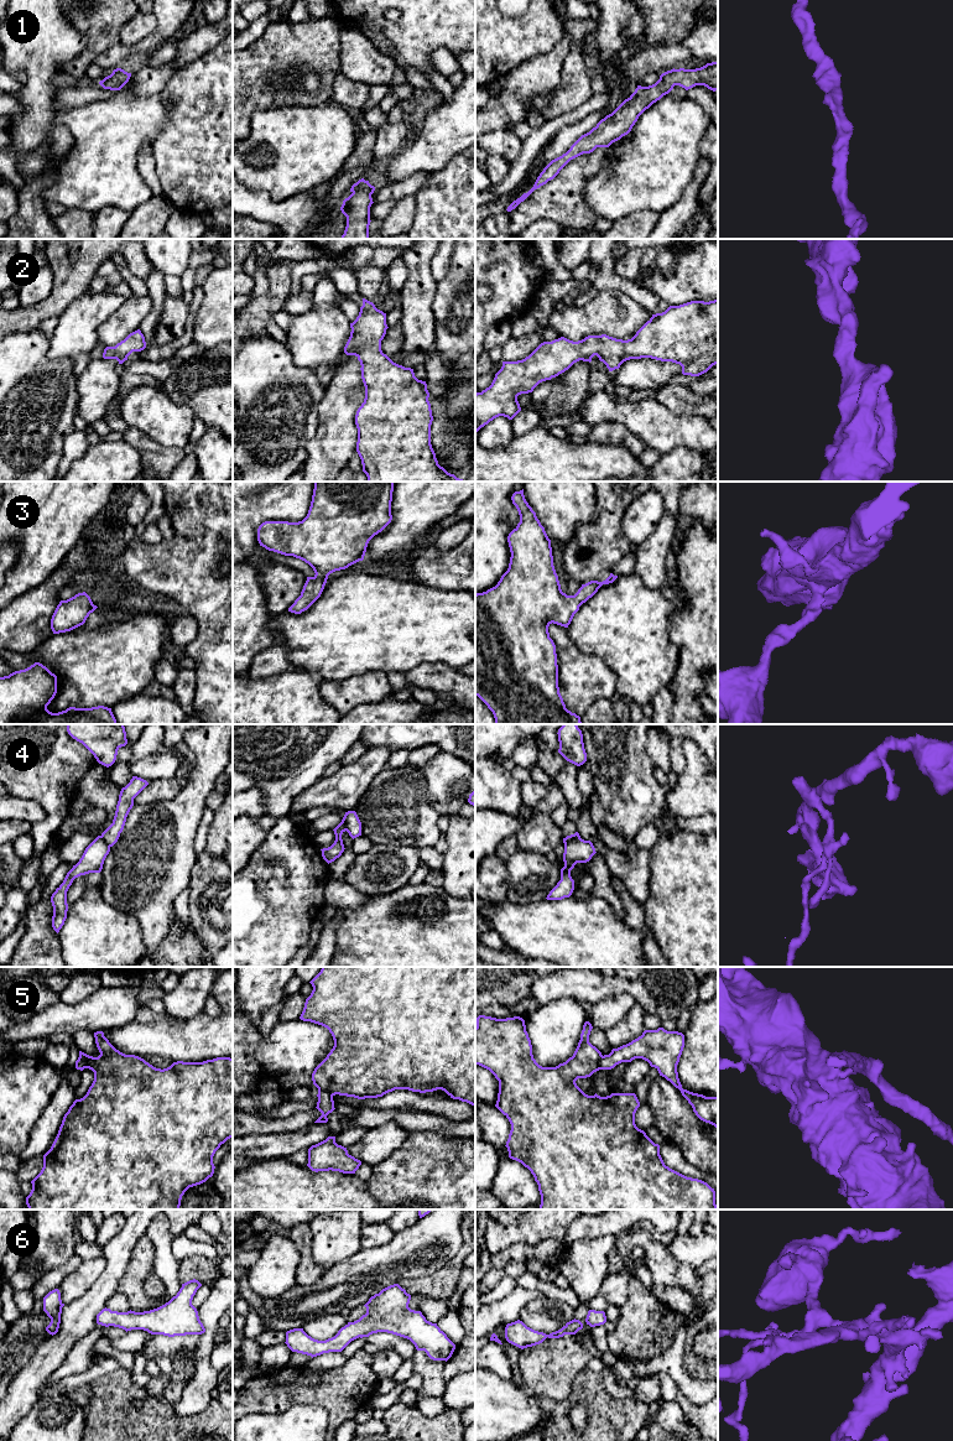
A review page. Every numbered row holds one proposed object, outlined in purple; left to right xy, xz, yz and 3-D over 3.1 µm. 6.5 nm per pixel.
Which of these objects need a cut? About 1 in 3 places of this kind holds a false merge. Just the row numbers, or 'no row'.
4, 5

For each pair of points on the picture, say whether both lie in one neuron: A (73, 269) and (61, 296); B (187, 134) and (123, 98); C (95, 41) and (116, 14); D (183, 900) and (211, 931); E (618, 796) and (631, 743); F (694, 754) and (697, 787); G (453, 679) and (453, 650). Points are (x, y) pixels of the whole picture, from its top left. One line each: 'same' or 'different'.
A: same
B: different
C: same
D: different
E: same
F: same
G: different

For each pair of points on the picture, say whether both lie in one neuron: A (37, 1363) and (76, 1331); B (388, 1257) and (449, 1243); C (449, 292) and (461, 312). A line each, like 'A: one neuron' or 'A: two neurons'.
A: one neuron
B: one neuron
C: one neuron

